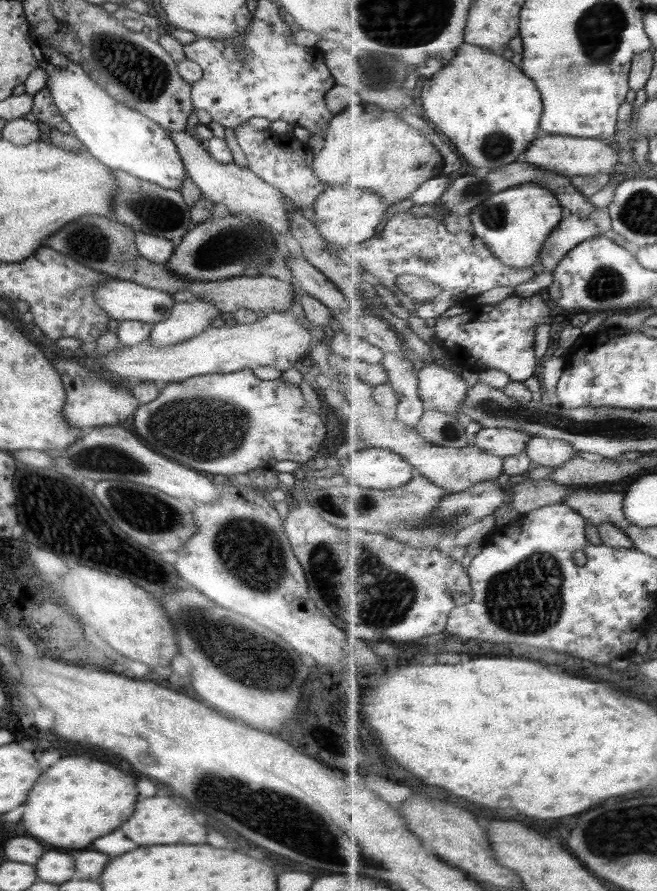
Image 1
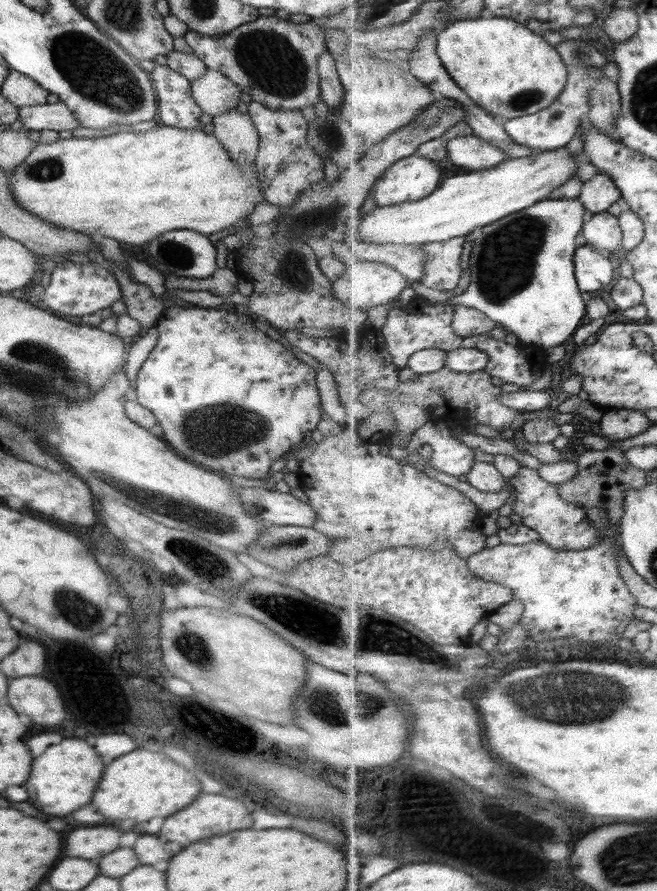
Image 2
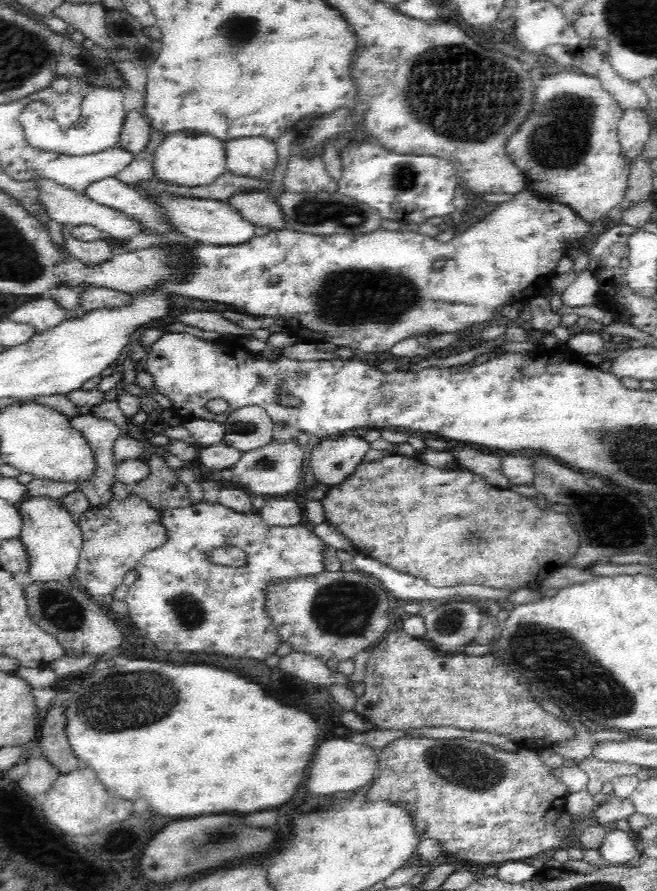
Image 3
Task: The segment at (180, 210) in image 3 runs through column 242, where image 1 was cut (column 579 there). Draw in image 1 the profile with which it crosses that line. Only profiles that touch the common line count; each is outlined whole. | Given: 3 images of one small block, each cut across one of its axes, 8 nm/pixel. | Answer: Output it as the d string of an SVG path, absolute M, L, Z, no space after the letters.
M596 208L595 213L587 218L581 218L571 214L559 224L558 228L555 228L555 231L552 232L551 236L547 236L547 242L543 244L543 252L539 254L539 266L541 267L541 271L533 281L529 281L526 284L517 287L517 296L531 298L532 296L537 295L540 290L551 287L551 284L554 284L555 282L555 268L559 266L559 263L567 256L567 254L569 254L569 252L571 252L571 250L574 250L581 242L585 242L585 240L589 240L589 238L598 237L599 234L603 234L612 229L612 219L607 210Z

